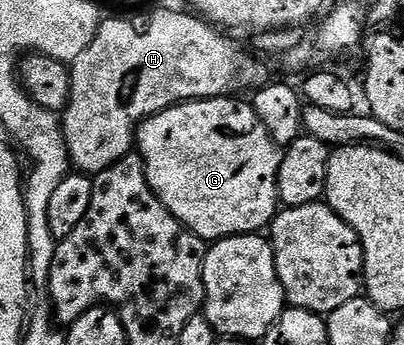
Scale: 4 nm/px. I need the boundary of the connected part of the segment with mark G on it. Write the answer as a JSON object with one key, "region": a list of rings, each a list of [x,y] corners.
{"region":[[[227,95],[184,101],[152,115],[138,128],[136,152],[144,163],[151,191],[182,225],[187,225],[207,243],[223,241],[226,237],[261,234],[280,212],[278,172],[283,150],[258,118],[253,104],[238,99]]]}

